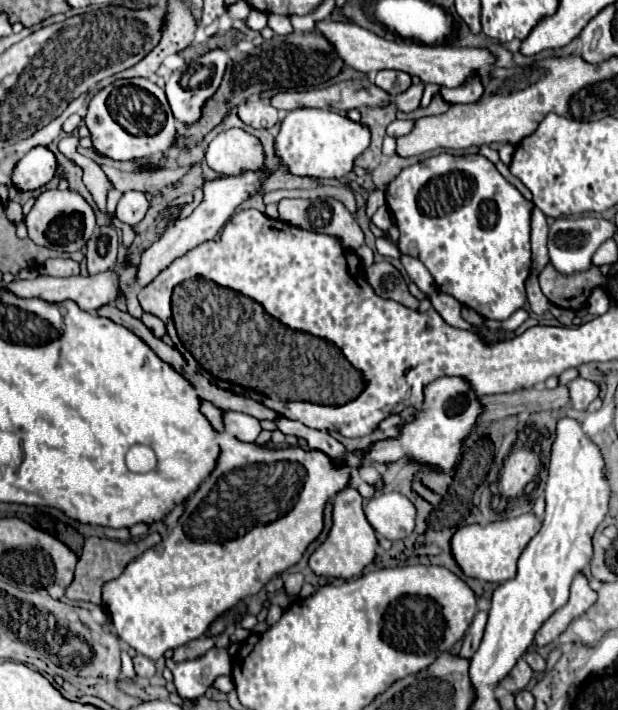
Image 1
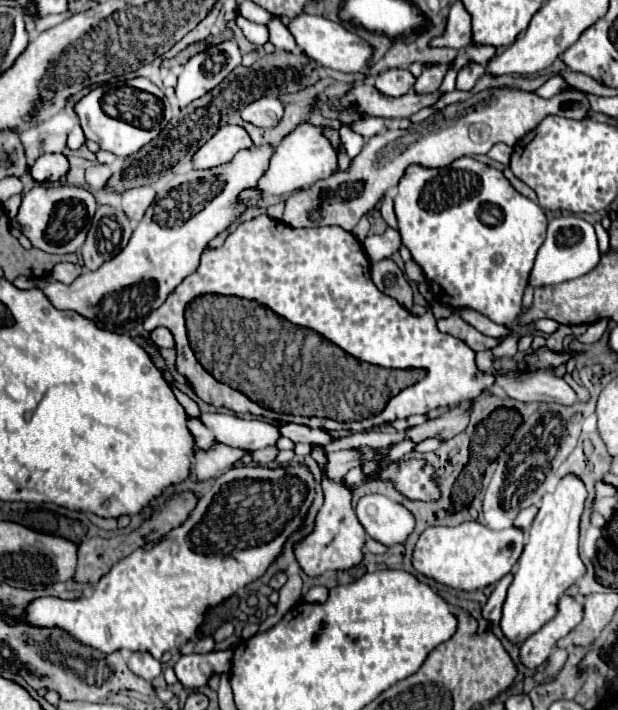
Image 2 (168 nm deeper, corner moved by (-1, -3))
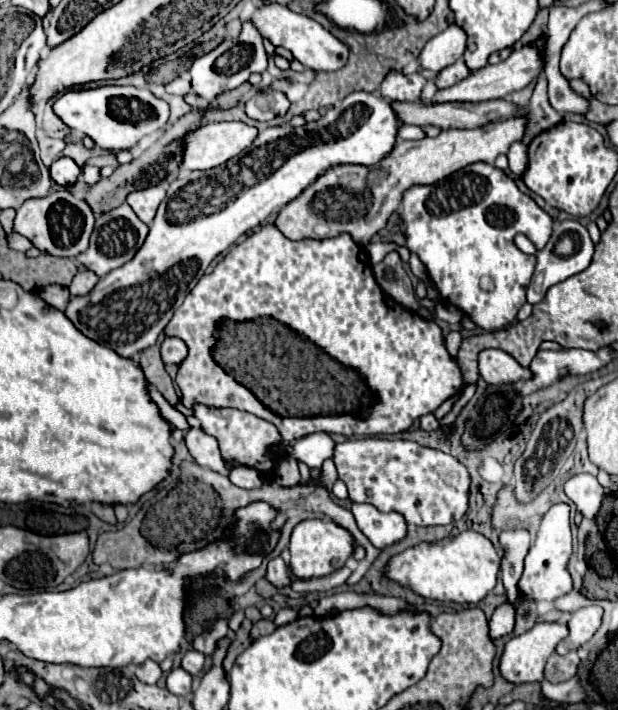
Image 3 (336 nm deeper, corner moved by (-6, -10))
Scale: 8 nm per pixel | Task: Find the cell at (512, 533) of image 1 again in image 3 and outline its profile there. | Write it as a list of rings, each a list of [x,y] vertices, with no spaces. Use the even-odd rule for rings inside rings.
[[[464,530],[446,542],[422,542],[394,556],[386,568],[386,574],[410,586],[420,596],[458,604],[478,604],[492,588],[502,564],[502,552],[480,532]]]

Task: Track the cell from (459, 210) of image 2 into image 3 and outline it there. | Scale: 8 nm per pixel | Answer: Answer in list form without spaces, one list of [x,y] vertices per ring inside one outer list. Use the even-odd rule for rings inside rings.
[[[476,162],[450,174],[448,178],[436,184],[412,186],[404,192],[400,218],[402,218],[400,230],[406,238],[408,250],[422,260],[432,282],[440,292],[440,298],[446,304],[462,310],[486,332],[500,330],[516,320],[518,310],[526,302],[526,286],[530,284],[536,266],[536,256],[528,256],[520,252],[514,246],[514,236],[524,234],[526,238],[530,238],[536,250],[542,250],[552,234],[554,222],[530,196],[518,190],[518,186],[510,176],[506,176],[496,166],[490,166],[486,162]],[[482,276],[490,276],[494,284],[492,290],[480,288]]]

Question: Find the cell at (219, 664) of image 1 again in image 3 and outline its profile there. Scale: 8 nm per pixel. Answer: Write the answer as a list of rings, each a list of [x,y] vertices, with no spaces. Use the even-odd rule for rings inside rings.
[[[190,650],[190,652],[182,658],[182,668],[184,668],[188,674],[192,674],[192,676],[200,674],[200,672],[204,670],[204,654],[200,654],[200,652],[196,652],[196,650]]]

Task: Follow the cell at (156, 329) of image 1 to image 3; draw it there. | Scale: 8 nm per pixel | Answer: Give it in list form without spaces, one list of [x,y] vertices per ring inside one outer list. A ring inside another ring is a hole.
[[[164,338],[162,342],[162,360],[164,364],[180,364],[186,358],[188,350],[180,338]]]

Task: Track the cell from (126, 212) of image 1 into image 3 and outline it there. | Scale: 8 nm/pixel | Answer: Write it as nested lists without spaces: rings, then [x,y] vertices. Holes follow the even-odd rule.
[[[152,186],[152,188],[146,188],[146,190],[132,192],[126,202],[130,204],[130,208],[136,212],[136,216],[138,216],[144,224],[150,224],[164,196],[166,196],[166,192],[164,192],[162,186]]]

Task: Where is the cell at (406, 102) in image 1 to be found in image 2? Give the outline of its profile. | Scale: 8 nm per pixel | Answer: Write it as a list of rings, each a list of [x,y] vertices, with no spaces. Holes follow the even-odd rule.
[[[433,63],[429,67],[423,69],[423,73],[419,75],[417,83],[415,83],[415,91],[417,93],[433,93],[441,87],[441,81],[445,77],[445,73],[451,69],[453,63]]]

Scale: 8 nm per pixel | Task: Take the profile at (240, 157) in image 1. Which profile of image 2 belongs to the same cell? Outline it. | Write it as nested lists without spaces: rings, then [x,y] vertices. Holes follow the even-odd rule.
[[[223,125],[205,145],[201,145],[193,155],[195,169],[211,169],[233,159],[239,149],[249,149],[253,145],[249,133],[239,125]]]

